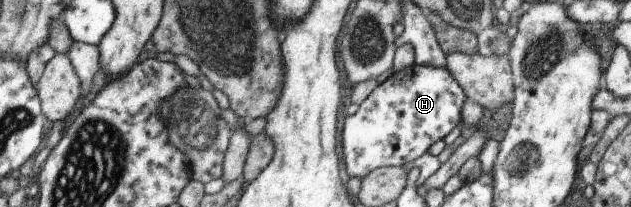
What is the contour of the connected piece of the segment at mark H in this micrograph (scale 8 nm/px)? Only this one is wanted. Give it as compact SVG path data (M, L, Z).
M414 64L409 68L393 72L371 91L353 115L345 115L340 143L342 143L342 159L348 176L355 175L360 180L375 169L384 166L402 167L416 161L427 151L429 145L442 139L455 125L460 125L461 105L465 101L465 93L444 68Z

